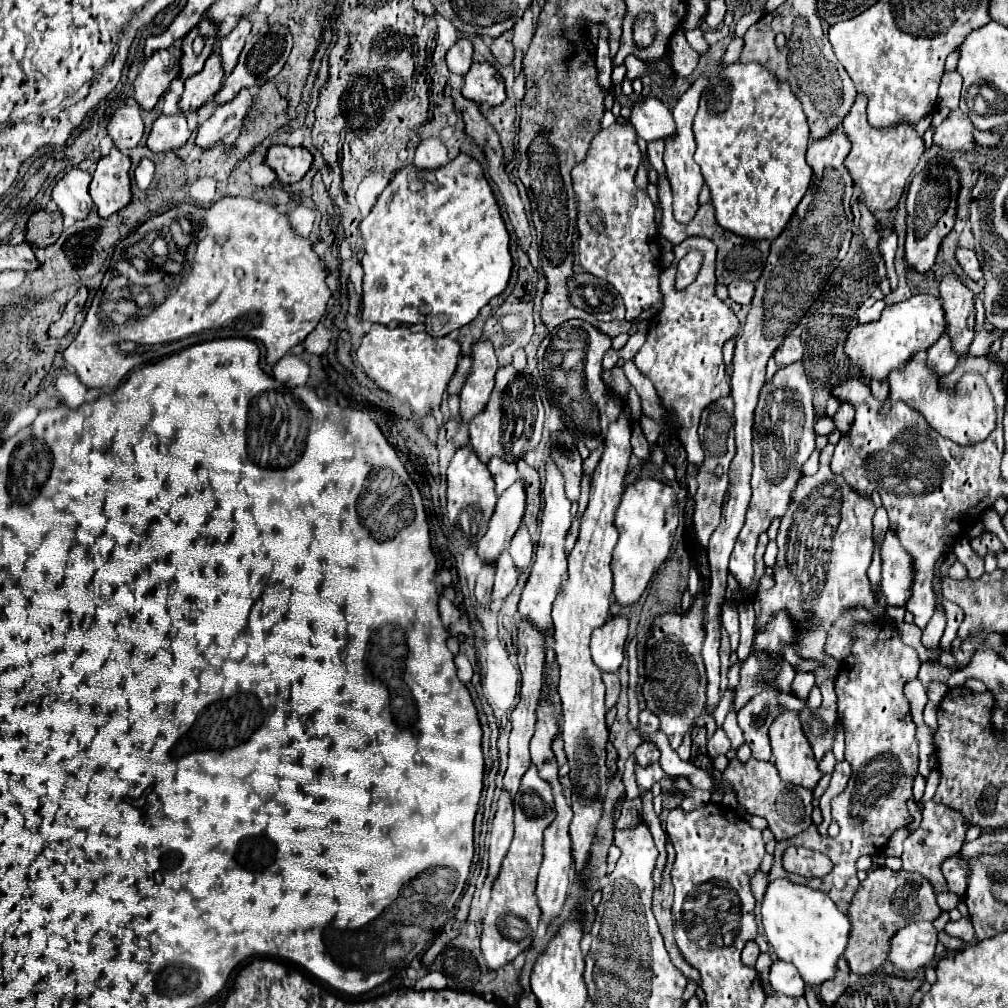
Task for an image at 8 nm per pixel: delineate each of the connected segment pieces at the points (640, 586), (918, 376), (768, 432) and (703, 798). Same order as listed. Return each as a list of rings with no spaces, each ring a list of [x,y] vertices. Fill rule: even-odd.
[[[641,478],[629,485],[615,513],[619,541],[613,551],[613,595],[619,605],[639,601],[655,571],[665,563],[671,551],[671,537],[677,529],[677,497],[670,485],[653,478]]]
[[[921,351],[915,355],[903,371],[893,371],[889,375],[889,387],[891,387],[891,399],[903,399],[911,407],[919,409],[927,423],[943,437],[961,443],[971,445],[977,441],[987,439],[987,435],[995,429],[995,403],[993,395],[985,383],[985,379],[977,373],[967,373],[957,382],[954,394],[950,394],[946,388],[941,388],[937,375],[931,375],[925,365],[925,353]]]
[[[793,363],[779,369],[773,379],[765,385],[759,405],[755,409],[755,435],[753,435],[753,477],[751,477],[751,503],[747,509],[745,525],[739,533],[735,549],[731,553],[729,571],[737,577],[741,587],[751,587],[753,579],[753,555],[759,533],[767,531],[775,517],[783,517],[787,511],[787,503],[791,499],[791,491],[795,489],[797,479],[801,477],[801,465],[809,459],[815,449],[815,409],[813,395],[805,375],[803,363]],[[777,437],[779,441],[769,441]]]
[[[695,788],[690,794],[685,796],[681,801],[679,807],[684,811],[692,811],[710,802],[711,792],[703,791]]]

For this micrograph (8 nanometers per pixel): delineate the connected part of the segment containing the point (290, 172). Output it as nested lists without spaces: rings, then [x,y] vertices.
[[[273,145],[267,151],[265,163],[275,171],[277,179],[285,185],[297,183],[309,169],[313,155],[305,147]]]

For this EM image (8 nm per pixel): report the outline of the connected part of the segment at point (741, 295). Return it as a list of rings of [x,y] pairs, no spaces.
[[[735,281],[729,285],[729,299],[739,305],[751,305],[755,295],[755,285],[751,281]]]

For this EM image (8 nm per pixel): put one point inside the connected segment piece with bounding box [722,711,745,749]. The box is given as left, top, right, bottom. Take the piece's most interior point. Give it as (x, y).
(734, 733)

